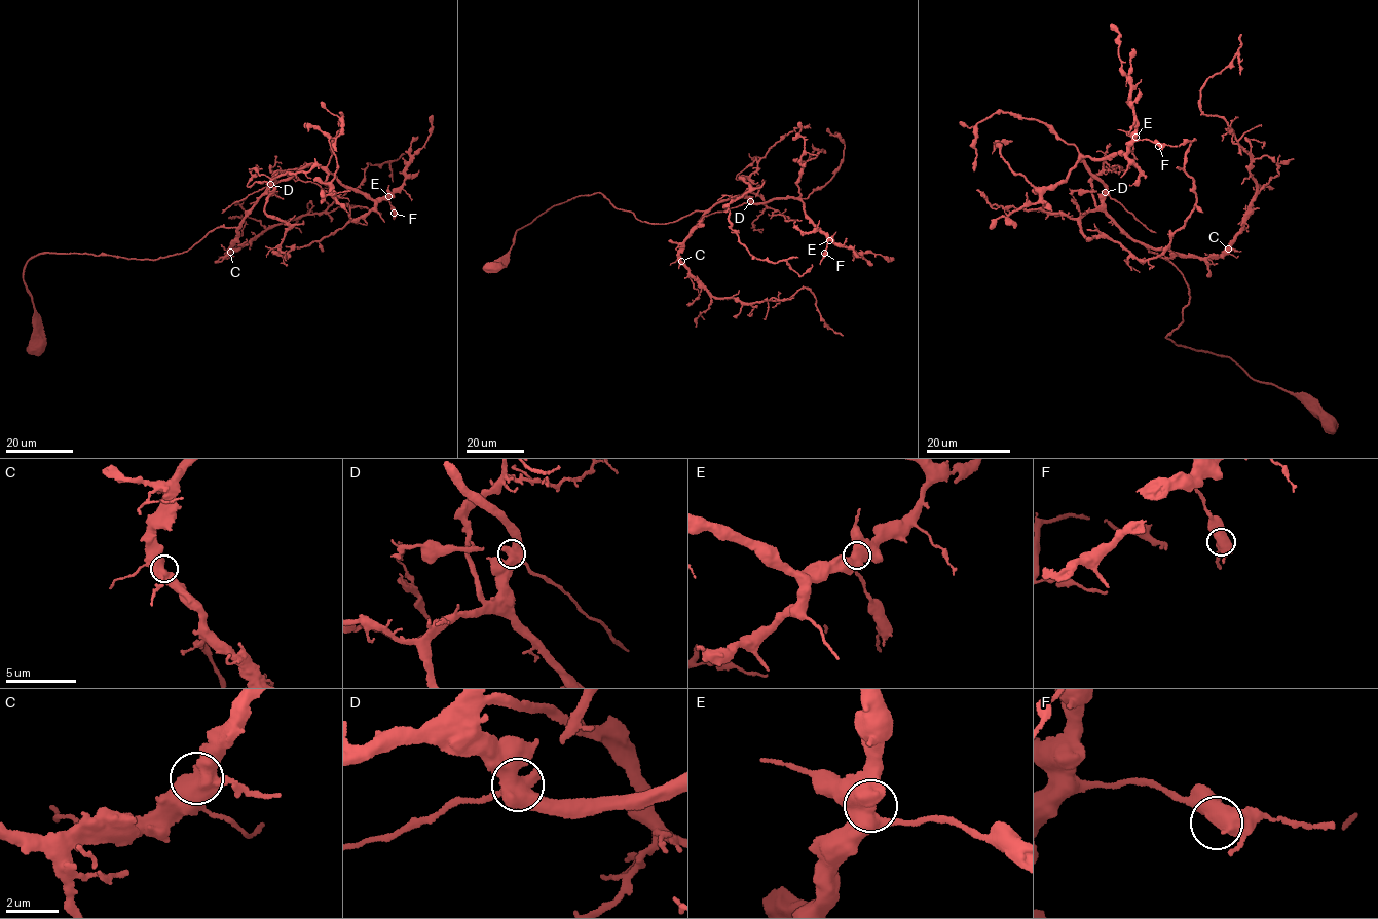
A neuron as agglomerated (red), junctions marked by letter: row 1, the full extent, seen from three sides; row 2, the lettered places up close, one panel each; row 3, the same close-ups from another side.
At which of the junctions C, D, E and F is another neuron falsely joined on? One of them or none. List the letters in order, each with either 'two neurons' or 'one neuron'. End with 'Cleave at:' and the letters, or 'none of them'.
C: one neuron
D: two neurons
E: one neuron
F: one neuron
Cleave at: D

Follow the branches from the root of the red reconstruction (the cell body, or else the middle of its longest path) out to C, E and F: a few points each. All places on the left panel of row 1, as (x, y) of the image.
C: (37, 346), (23, 276), (35, 256), (155, 260), (187, 251), (225, 226), (239, 233), (230, 252)
E: (37, 346), (23, 276), (40, 254), (184, 252), (239, 227), (267, 187), (313, 164), (388, 196)
F: (37, 346), (23, 276), (40, 254), (184, 252), (239, 227), (267, 187), (318, 163), (394, 213)

